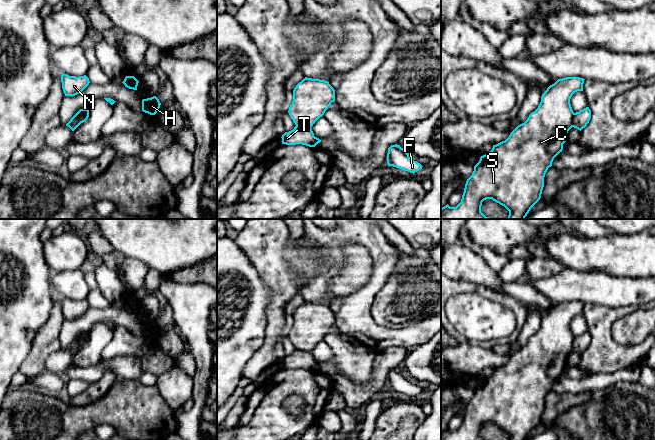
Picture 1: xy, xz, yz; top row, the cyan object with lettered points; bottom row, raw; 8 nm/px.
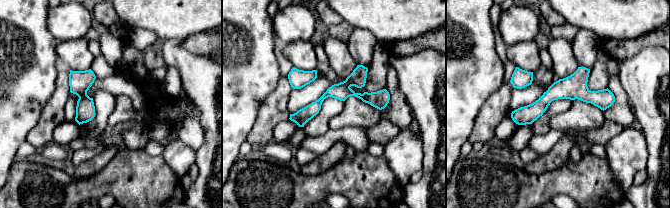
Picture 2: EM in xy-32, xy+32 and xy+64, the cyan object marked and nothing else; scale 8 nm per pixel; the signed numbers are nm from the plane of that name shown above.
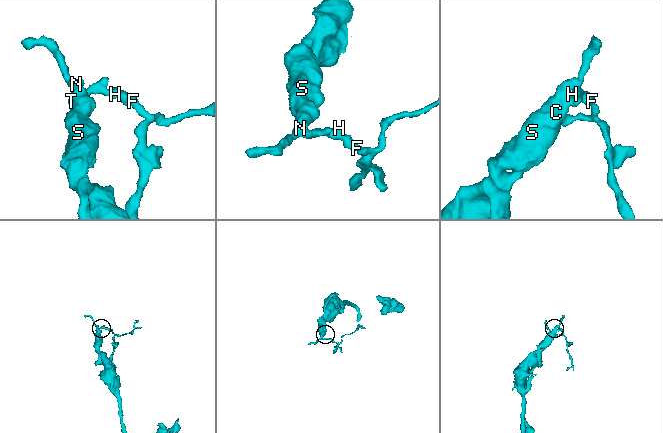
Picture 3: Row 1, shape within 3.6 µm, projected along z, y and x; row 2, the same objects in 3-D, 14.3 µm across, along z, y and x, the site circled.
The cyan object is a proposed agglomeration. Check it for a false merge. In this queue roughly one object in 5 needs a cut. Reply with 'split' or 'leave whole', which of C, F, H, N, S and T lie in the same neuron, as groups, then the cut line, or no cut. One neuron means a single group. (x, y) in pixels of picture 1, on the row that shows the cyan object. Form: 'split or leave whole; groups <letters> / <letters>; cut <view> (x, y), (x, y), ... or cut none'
split; groups C N S / F H T; cut xz (296, 124), (310, 128)

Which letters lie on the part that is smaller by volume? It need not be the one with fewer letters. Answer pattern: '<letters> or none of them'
F, H, T

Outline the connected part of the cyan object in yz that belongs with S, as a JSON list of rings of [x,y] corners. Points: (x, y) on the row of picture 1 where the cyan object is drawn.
[[[566,77],[550,85],[542,94],[538,108],[527,120],[518,125],[505,141],[493,145],[488,154],[480,157],[466,181],[461,202],[456,207],[448,204],[442,207],[441,219],[492,219],[481,212],[482,202],[486,199],[504,206],[509,211],[507,219],[525,219],[540,200],[545,174],[567,141],[574,116],[570,99],[575,92],[583,91],[584,80]]]

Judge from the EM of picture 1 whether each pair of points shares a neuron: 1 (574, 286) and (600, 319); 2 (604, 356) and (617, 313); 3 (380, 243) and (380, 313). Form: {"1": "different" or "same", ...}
{"1": "different", "2": "same", "3": "different"}

